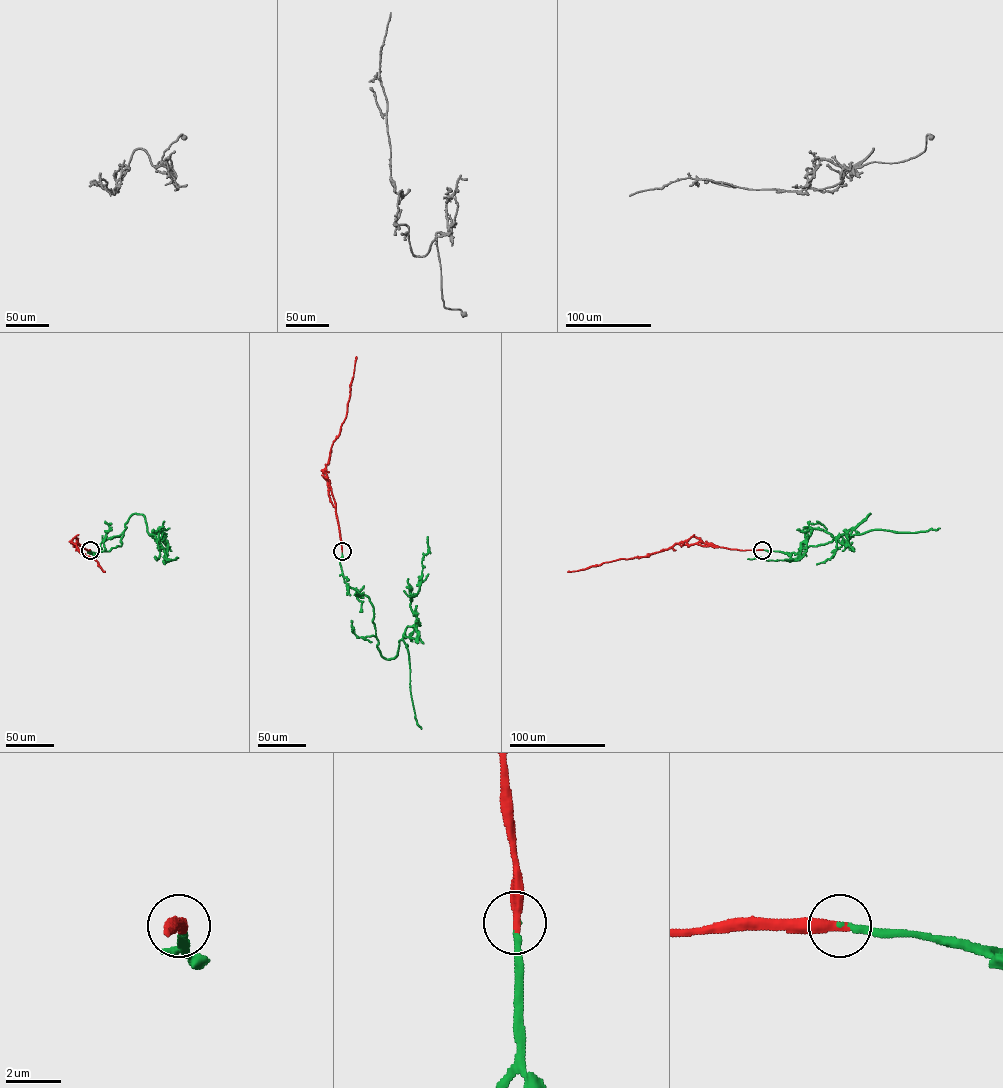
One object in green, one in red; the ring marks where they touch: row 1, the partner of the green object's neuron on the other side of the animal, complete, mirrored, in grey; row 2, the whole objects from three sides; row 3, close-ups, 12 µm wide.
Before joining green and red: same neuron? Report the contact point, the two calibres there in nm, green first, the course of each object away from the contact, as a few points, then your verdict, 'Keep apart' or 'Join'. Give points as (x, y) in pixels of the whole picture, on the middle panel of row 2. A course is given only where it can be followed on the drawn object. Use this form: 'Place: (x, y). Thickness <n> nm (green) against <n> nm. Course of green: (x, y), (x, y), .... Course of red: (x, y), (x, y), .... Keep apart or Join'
Place: (342, 551). Thickness 200 nm (green) against 380 nm. Course of green: (342, 551), (344, 580), (369, 597), (376, 647), (394, 658), (417, 621), (410, 597), (427, 536). Course of red: (342, 551), (335, 503), (326, 465), (346, 417), (356, 356). Join

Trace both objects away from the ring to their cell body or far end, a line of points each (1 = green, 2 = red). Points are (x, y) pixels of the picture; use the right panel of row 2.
1: (762, 550), (797, 553), (827, 543), (870, 513), (836, 540), (812, 528), (796, 561), (747, 559)
2: (762, 550), (676, 543), (646, 556), (621, 558), (567, 572)

